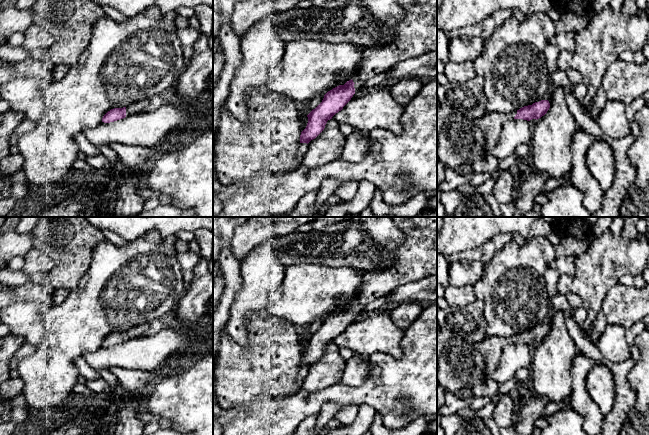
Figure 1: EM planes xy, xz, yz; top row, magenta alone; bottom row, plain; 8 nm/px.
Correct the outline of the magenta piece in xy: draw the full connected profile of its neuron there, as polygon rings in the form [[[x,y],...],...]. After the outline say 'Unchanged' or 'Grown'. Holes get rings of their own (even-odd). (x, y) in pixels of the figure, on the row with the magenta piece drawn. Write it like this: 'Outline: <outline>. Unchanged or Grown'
Outline: [[[143,100],[131,104],[127,107],[111,109],[103,116],[102,122],[110,123],[131,116],[133,114],[141,113],[148,105],[149,100]]]. Grown

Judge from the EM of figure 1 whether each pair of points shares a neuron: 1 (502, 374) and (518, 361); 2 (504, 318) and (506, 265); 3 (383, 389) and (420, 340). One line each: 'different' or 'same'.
1: same
2: same
3: same

